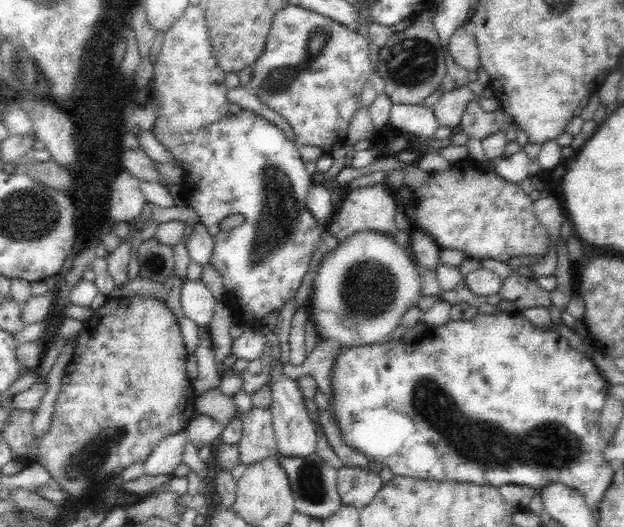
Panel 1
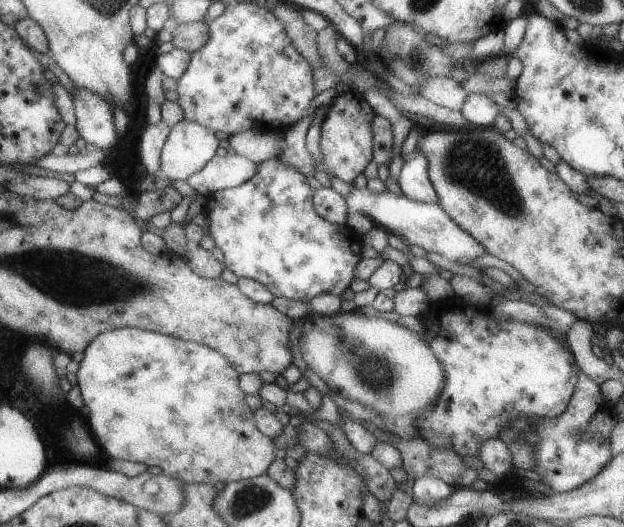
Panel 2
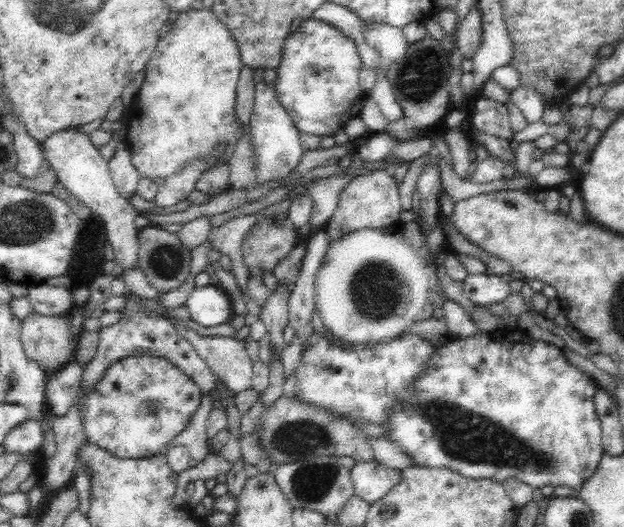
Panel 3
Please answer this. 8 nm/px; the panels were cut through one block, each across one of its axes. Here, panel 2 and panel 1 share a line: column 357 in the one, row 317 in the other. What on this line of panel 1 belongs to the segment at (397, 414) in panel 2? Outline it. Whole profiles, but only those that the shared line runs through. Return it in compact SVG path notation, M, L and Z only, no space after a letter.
M364 230L339 241L338 246L319 264L311 291L308 314L319 336L328 341L336 340L342 347L383 343L401 324L404 316L416 310L418 300L422 298L422 281L417 267L412 252L402 249L392 235Z

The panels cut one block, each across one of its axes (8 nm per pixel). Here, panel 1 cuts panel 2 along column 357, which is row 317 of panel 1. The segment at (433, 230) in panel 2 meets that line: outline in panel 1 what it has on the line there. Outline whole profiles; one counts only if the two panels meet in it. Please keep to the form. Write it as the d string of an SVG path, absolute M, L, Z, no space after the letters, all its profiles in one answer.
M187 280L181 289L182 312L197 325L208 326L213 319L214 296L201 280Z

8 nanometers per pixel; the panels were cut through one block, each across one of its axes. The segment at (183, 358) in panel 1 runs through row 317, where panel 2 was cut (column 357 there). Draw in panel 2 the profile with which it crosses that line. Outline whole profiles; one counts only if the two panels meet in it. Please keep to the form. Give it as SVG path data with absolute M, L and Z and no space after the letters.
M354 87L337 92L329 104L326 118L323 120L319 144L320 162L323 171L348 184L362 174L373 159L373 109Z

